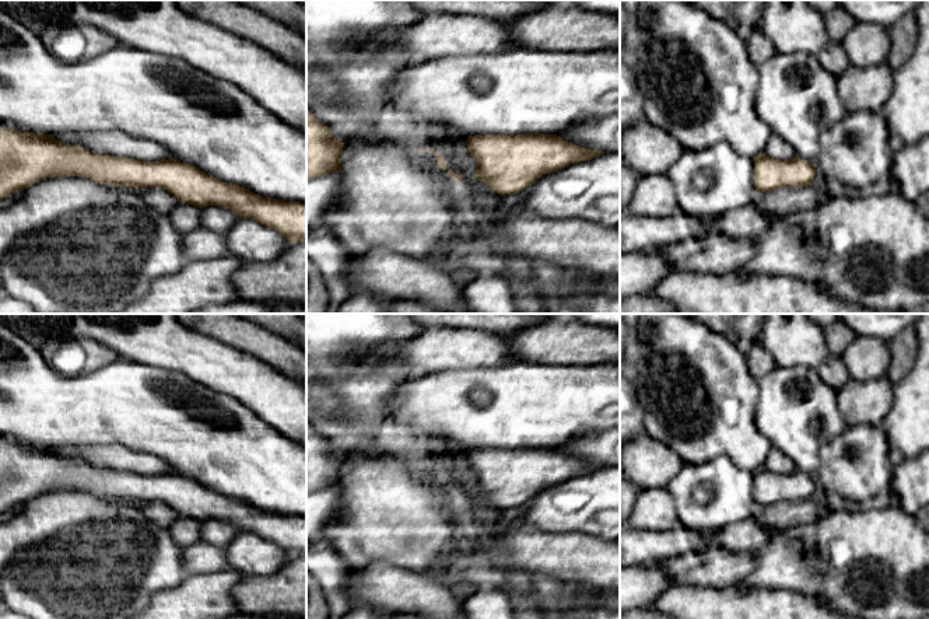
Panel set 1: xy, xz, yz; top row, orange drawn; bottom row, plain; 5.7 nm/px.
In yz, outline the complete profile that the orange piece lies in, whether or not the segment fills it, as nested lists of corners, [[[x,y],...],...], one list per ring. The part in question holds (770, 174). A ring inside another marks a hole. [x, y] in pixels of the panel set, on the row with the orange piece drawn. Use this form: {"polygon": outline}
{"polygon": [[[760,154],[754,161],[754,188],[757,192],[771,192],[778,188],[802,188],[813,185],[816,169],[803,158],[790,161],[774,160]]]}

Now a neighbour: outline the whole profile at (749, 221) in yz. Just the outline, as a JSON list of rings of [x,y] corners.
[[[753,202],[712,217],[701,217],[709,225],[709,234],[754,239],[764,232],[774,214],[760,210]]]

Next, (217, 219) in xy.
[[[207,206],[201,209],[200,224],[211,231],[227,234],[239,220],[239,216],[225,207]]]

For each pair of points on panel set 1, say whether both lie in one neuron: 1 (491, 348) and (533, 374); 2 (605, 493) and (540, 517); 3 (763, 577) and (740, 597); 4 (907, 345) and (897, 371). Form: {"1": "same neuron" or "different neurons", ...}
{"1": "different neurons", "2": "same neuron", "3": "different neurons", "4": "same neuron"}

